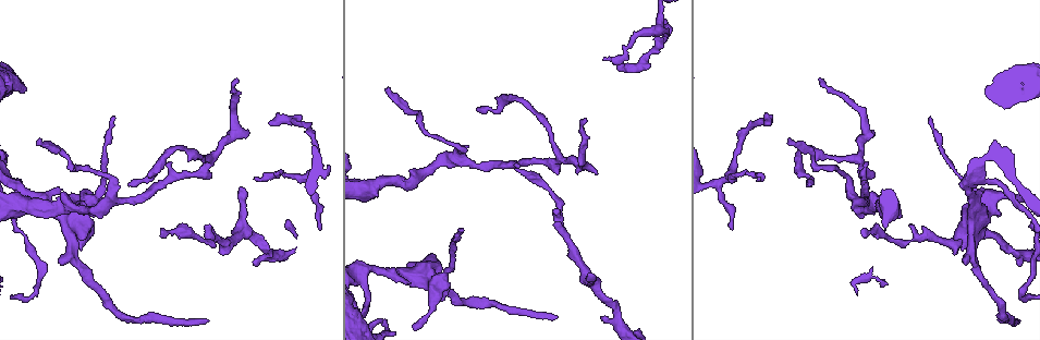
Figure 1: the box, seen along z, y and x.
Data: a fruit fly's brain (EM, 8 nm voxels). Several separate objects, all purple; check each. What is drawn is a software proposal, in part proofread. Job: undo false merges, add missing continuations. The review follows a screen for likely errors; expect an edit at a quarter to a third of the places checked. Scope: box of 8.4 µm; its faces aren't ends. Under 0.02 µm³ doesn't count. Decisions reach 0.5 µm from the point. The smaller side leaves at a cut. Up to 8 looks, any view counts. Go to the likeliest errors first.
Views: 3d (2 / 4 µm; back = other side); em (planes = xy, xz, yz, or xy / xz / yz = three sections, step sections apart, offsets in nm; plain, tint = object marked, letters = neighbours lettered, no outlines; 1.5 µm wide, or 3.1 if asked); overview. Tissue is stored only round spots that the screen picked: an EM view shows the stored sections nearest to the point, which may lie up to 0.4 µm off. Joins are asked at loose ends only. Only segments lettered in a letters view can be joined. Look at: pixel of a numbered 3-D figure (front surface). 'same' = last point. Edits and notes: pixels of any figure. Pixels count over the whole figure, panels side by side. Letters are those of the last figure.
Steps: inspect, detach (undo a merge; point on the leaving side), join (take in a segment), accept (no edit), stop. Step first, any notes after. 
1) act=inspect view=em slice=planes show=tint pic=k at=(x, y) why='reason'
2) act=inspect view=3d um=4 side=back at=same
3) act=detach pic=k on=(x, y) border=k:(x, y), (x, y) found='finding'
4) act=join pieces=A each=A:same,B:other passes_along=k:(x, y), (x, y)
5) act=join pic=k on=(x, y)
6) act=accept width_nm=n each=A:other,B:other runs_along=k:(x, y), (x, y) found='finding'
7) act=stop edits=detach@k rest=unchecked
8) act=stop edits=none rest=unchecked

act=inspect view=em slice=xz step=4 show=plain pic=1 at=(873, 131) why='branch stops here'

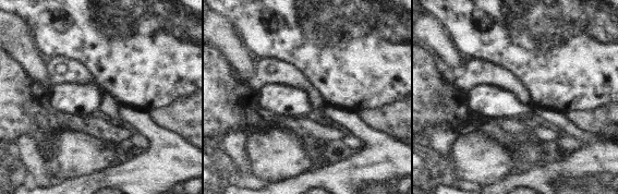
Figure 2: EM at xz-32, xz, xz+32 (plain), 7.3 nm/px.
act=inspect view=em slice=xz step=4 show=tint at=same why='where the object lies'

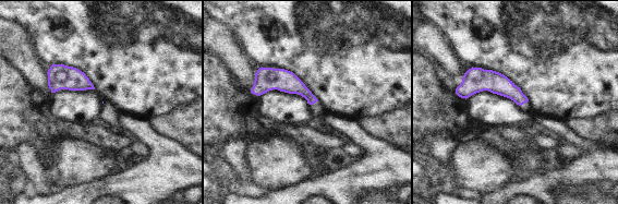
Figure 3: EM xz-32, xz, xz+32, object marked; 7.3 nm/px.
act=inspect view=em slice=xz step=4 show=letters at=same why='what lies round it'

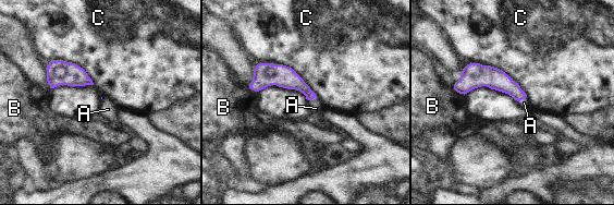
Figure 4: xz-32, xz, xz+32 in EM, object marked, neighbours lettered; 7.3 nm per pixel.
act=join pieces=A each=A:same,B:other,C:other passes_along=4:(494, 79), (520, 99), (524, 103) found='it goes on there'

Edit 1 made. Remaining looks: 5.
act=inspect view=3d um=4 side=back pic=1 at=(861, 231) why='tapers out'

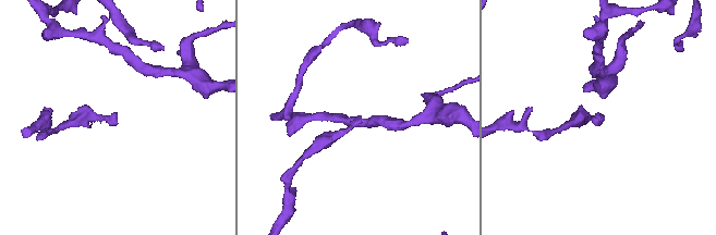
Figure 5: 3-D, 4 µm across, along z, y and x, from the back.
act=inspect view=em slice=xz step=4 show=tint pic=5 at=(603, 114)

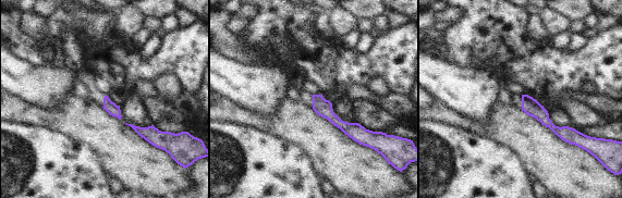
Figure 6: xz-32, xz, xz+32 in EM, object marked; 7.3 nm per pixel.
act=inspect view=em slice=xy step=4 show=letters at=same

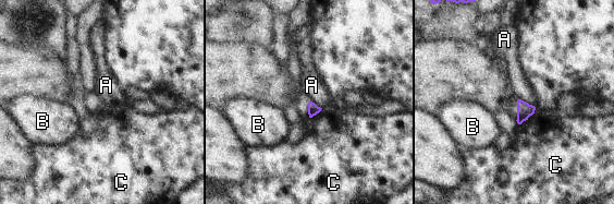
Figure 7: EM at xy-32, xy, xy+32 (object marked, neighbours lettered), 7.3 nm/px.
act=accept each=A:other,B:other,C:other border=7:(520, 98), (535, 107) found='no lettered segment goes on from it'

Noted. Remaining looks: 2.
act=stop edits=join@4 rest=unchecked

